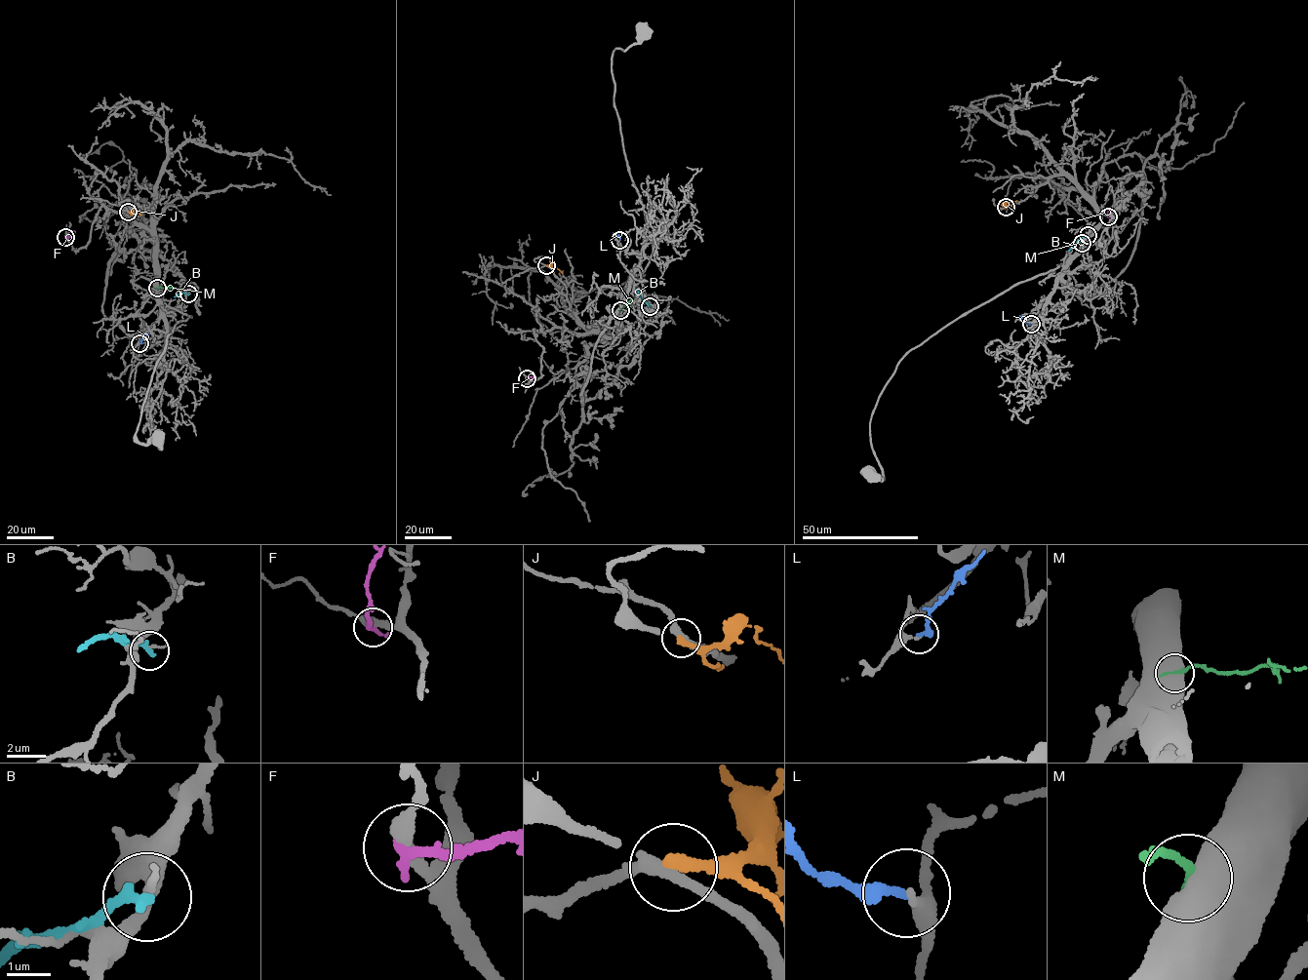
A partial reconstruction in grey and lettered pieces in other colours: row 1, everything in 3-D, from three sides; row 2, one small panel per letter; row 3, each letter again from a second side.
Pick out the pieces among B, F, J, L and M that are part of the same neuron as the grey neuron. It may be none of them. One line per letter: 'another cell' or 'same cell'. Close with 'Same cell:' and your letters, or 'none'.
B: another cell
F: another cell
J: another cell
L: another cell
M: another cell
Same cell: none

